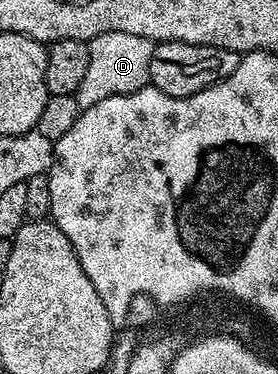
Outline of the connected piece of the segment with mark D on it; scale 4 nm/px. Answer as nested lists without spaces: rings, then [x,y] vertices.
[[[109,31],[90,41],[89,68],[85,70],[85,79],[81,79],[81,87],[77,87],[73,94],[80,110],[101,103],[101,99],[132,93],[148,84],[152,48],[153,42],[149,39],[141,39],[141,35],[125,35],[125,31]]]

